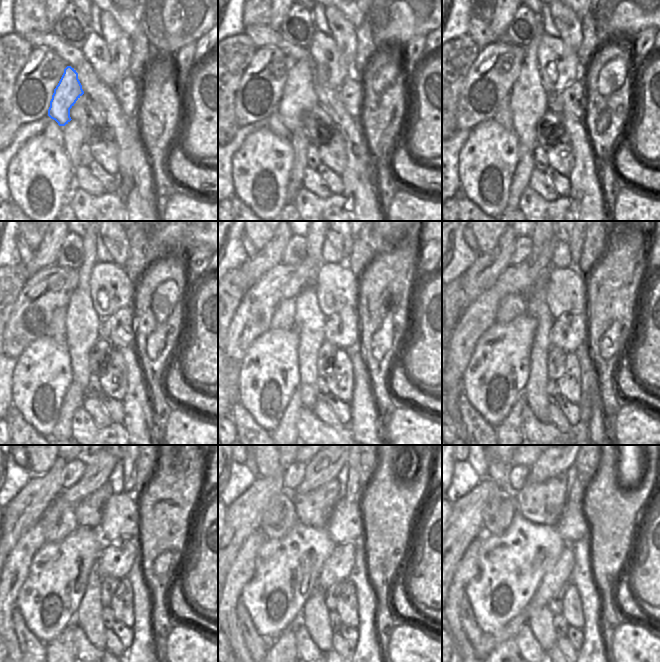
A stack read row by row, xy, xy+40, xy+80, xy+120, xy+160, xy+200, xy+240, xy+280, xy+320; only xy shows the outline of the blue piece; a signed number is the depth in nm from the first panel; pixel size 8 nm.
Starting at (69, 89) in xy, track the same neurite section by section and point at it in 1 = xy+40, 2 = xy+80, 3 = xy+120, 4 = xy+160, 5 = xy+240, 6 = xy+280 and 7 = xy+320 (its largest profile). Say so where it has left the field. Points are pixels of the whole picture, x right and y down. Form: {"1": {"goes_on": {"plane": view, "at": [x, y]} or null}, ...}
{"1": {"goes_on": {"plane": "xy+40", "at": [298, 95]}}, "2": {"goes_on": {"plane": "xy+80", "at": [528, 100]}}, "3": {"goes_on": {"plane": "xy+120", "at": [82, 322]}}, "4": {"goes_on": {"plane": "xy+160", "at": [309, 321]}}, "5": {"goes_on": {"plane": "xy+240", "at": [88, 617]}}, "6": {"goes_on": {"plane": "xy+280", "at": [314, 616]}}, "7": {"goes_on": {"plane": "xy+320", "at": [539, 619]}}}

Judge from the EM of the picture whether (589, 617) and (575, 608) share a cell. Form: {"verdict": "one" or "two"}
{"verdict": "two"}

